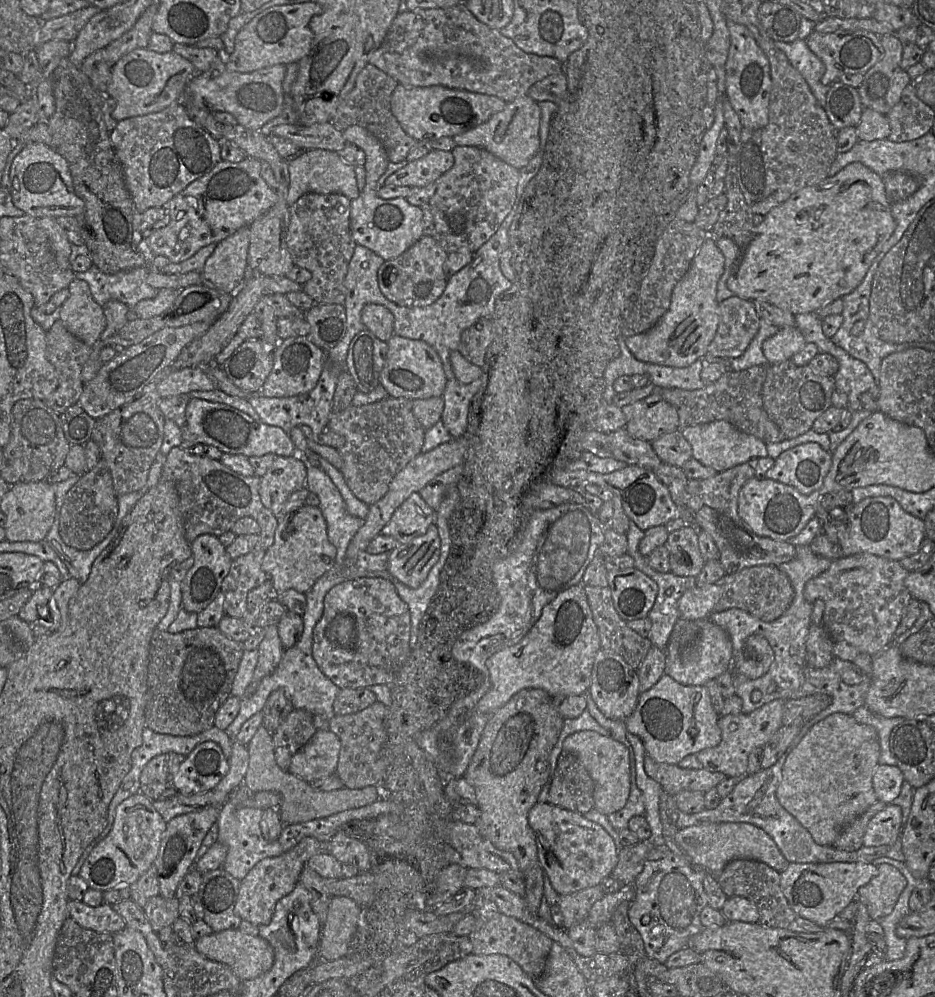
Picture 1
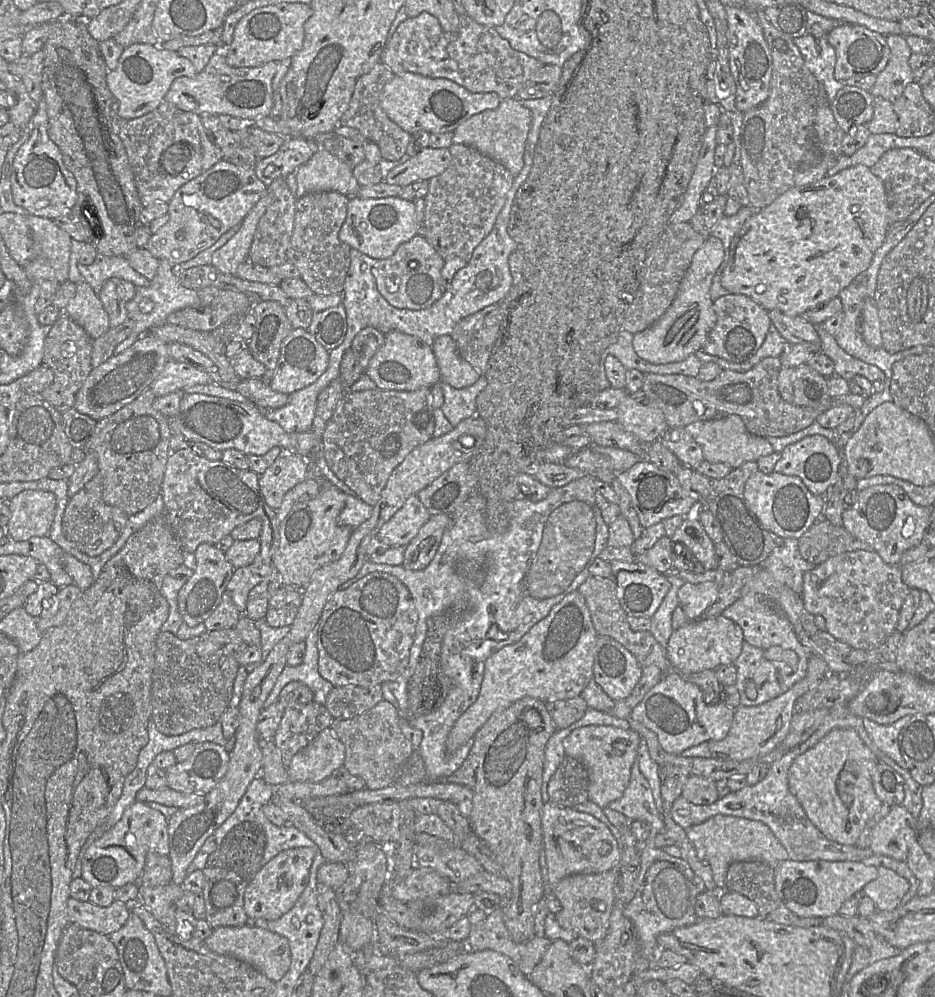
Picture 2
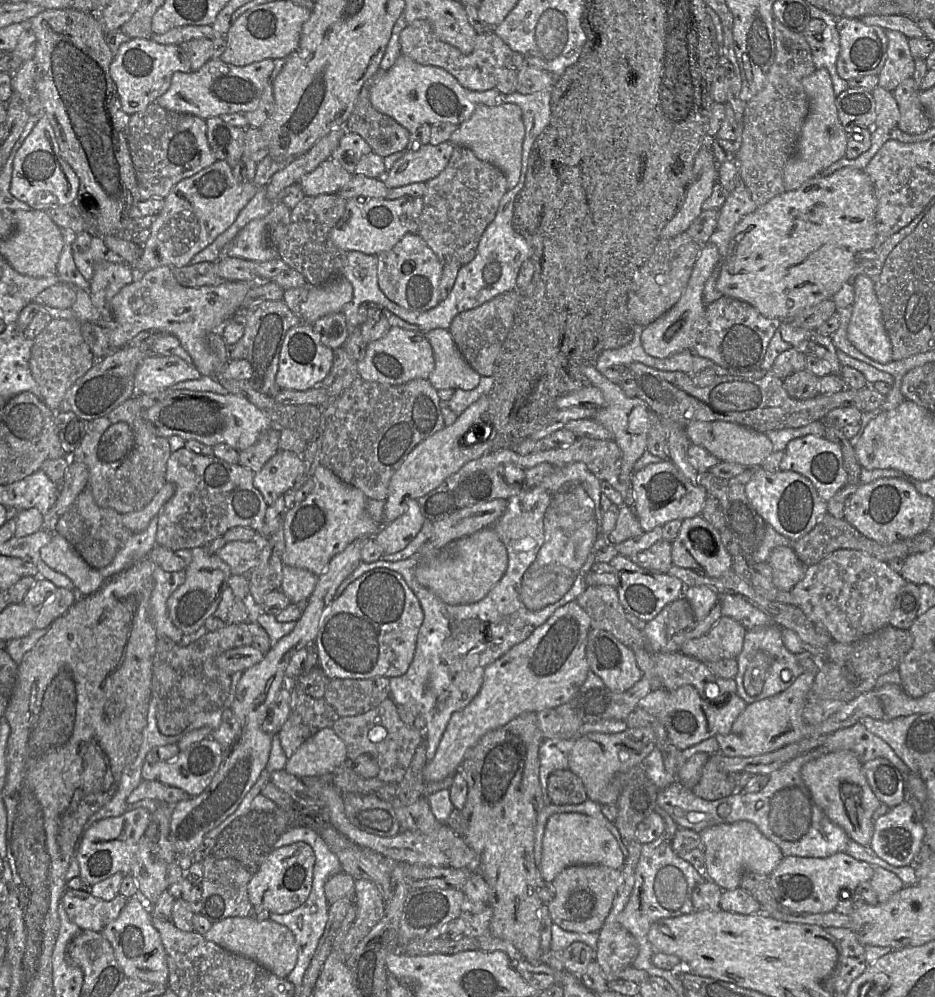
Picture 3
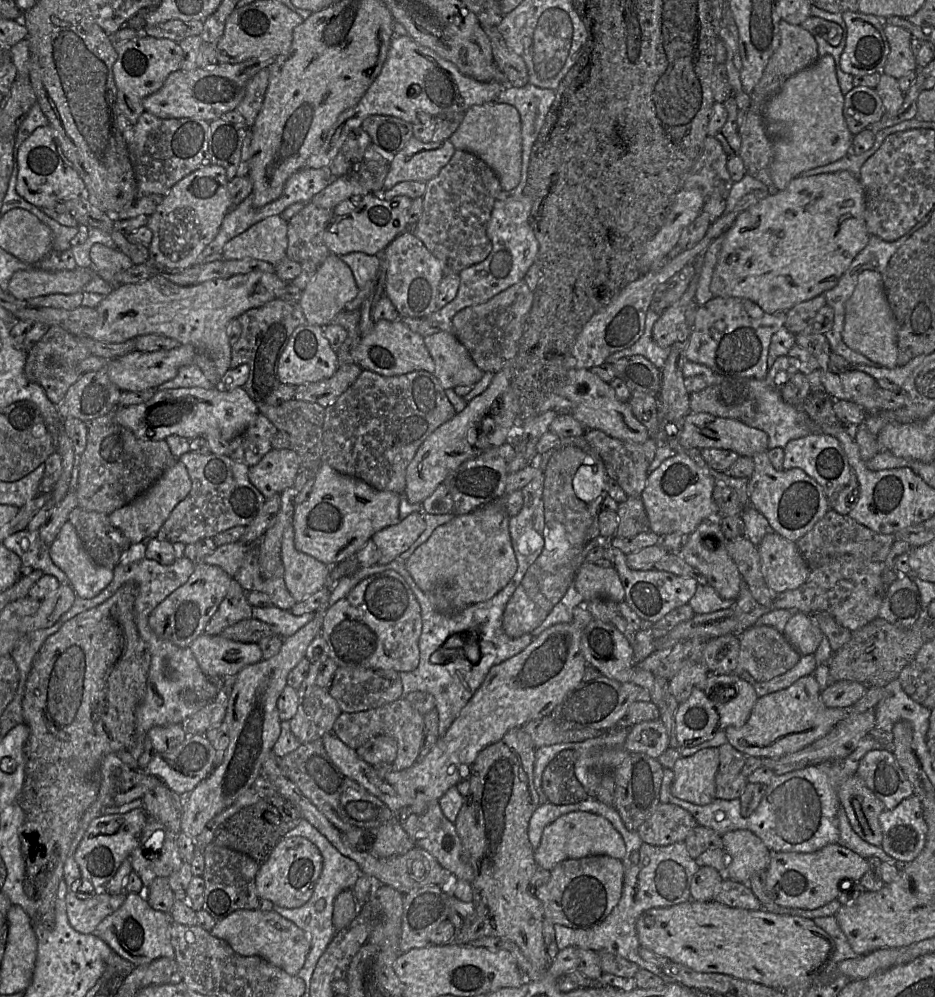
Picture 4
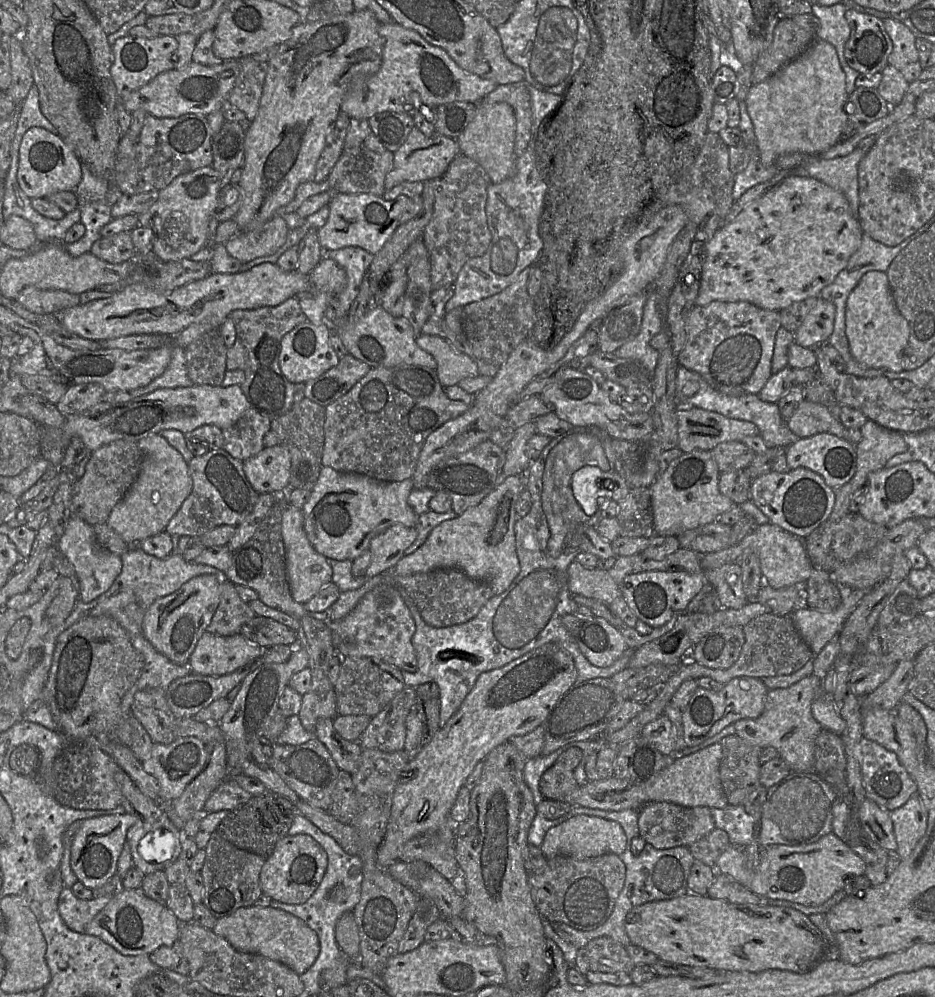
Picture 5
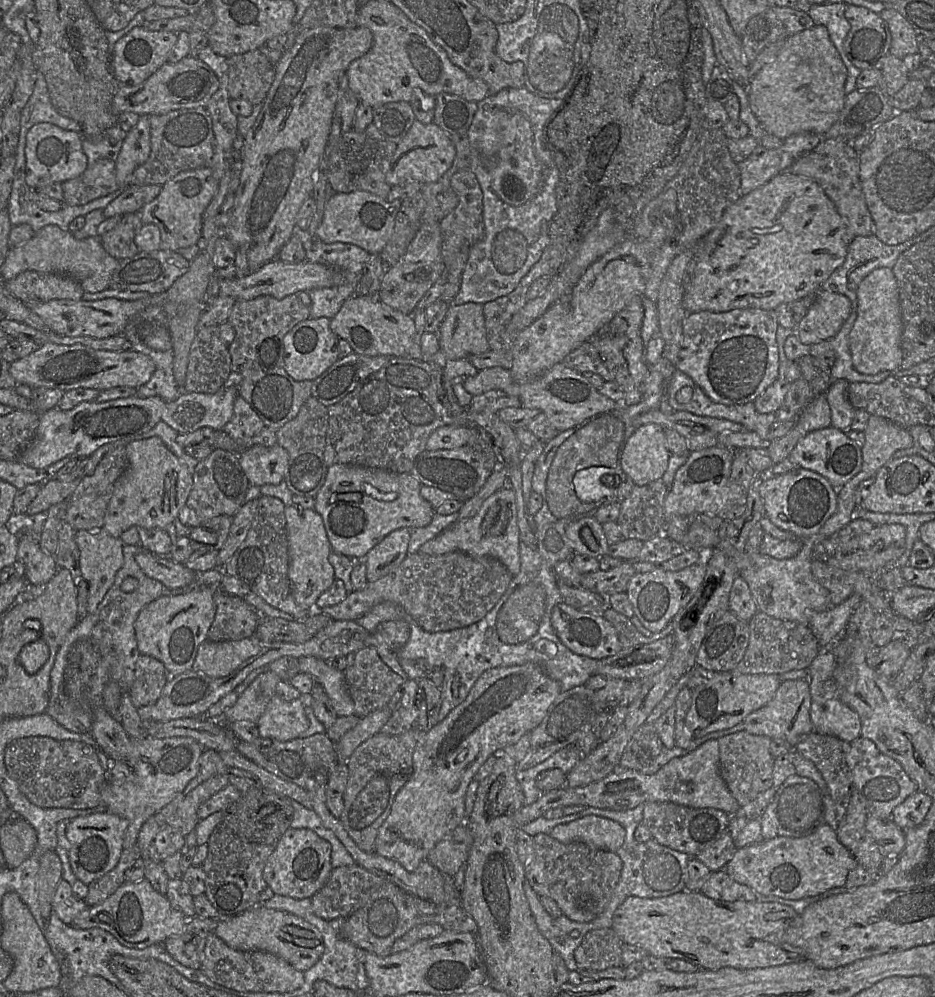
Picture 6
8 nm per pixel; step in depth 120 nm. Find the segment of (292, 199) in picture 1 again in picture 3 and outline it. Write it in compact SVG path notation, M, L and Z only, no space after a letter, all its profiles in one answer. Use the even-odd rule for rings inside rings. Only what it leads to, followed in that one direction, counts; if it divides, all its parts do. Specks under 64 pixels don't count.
M331 158L323 161L313 171L301 177L300 186L306 196L337 193L351 178L347 172Z

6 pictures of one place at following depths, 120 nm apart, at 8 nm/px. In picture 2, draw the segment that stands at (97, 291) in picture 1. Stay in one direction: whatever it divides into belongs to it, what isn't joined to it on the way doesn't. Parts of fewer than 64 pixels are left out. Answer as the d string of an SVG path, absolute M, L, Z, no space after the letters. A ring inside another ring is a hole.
M97 253L97 257L92 264L82 265L79 262L78 270L97 295L104 283L110 278L120 278L131 282L136 288L150 284L146 277L131 267L126 257L109 257Z

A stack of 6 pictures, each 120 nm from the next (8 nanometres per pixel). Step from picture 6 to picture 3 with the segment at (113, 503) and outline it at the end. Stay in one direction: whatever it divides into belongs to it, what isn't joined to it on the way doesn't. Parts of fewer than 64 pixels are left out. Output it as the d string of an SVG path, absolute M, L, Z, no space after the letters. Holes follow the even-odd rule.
M165 482L152 500L141 510L121 514L123 525L132 533L145 530L152 518L158 515L164 504L175 493L175 485Z

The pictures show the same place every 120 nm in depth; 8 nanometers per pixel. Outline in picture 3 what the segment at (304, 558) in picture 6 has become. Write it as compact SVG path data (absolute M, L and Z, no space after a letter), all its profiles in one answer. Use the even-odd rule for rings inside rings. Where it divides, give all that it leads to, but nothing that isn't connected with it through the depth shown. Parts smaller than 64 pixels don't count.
M284 565L281 591L291 603L308 600L317 580L318 576L307 569Z

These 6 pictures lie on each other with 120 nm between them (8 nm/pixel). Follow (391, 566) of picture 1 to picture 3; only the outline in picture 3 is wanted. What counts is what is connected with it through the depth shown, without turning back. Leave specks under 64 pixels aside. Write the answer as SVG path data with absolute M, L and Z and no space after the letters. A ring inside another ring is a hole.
M495 499L457 509L448 517L433 522L429 542L434 548L442 548L454 540L491 527L504 514L507 506L508 500Z

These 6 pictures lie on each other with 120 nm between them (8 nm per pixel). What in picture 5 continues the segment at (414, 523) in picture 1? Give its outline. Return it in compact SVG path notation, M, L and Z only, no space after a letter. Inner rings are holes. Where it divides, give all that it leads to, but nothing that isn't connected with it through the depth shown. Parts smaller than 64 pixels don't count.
M395 524L370 542L371 564L366 571L366 577L394 571L394 567L405 556L405 551L418 536L416 527Z

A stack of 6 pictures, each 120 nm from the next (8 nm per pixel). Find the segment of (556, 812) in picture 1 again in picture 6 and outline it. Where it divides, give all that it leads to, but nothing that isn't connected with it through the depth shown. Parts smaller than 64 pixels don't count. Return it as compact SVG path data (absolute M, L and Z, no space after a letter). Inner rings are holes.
M586 815L555 826L550 835L562 843L584 842L598 849L616 852L625 842L626 830L612 819Z

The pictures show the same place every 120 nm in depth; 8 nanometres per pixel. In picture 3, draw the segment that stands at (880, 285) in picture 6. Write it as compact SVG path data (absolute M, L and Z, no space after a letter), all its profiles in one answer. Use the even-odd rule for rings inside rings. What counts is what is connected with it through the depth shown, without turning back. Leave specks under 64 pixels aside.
M858 275L854 282L854 307L847 328L849 341L867 357L886 364L892 360L892 345L884 328L875 282Z

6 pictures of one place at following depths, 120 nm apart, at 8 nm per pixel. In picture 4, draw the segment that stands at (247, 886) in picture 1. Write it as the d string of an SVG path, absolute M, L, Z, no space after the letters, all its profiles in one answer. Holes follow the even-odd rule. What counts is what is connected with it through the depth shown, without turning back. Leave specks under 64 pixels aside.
M300 836L283 838L259 867L255 878L257 894L260 899L267 899L276 906L299 908L312 896L322 866L321 853L311 841Z

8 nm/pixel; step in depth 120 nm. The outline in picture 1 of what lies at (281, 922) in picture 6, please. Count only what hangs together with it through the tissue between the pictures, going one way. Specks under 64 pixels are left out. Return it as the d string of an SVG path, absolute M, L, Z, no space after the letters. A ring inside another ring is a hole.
M240 930L214 932L194 945L208 959L228 965L241 980L264 974L274 963L274 950L268 941Z

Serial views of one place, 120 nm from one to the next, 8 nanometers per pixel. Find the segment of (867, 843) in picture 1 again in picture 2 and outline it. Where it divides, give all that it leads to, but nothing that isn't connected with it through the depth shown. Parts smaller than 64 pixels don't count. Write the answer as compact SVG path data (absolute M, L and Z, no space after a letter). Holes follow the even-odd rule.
M895 805L874 826L869 848L876 855L906 861L915 830L916 819L904 806Z

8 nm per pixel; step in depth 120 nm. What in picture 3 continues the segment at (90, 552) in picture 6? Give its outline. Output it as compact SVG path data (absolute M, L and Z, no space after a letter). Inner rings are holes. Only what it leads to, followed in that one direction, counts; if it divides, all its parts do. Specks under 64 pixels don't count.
M54 533L51 542L41 549L40 555L42 560L51 569L65 575L74 583L77 588L76 591L80 596L89 596L97 592L106 583L105 578L100 572L97 569L90 567L69 542L57 533Z

